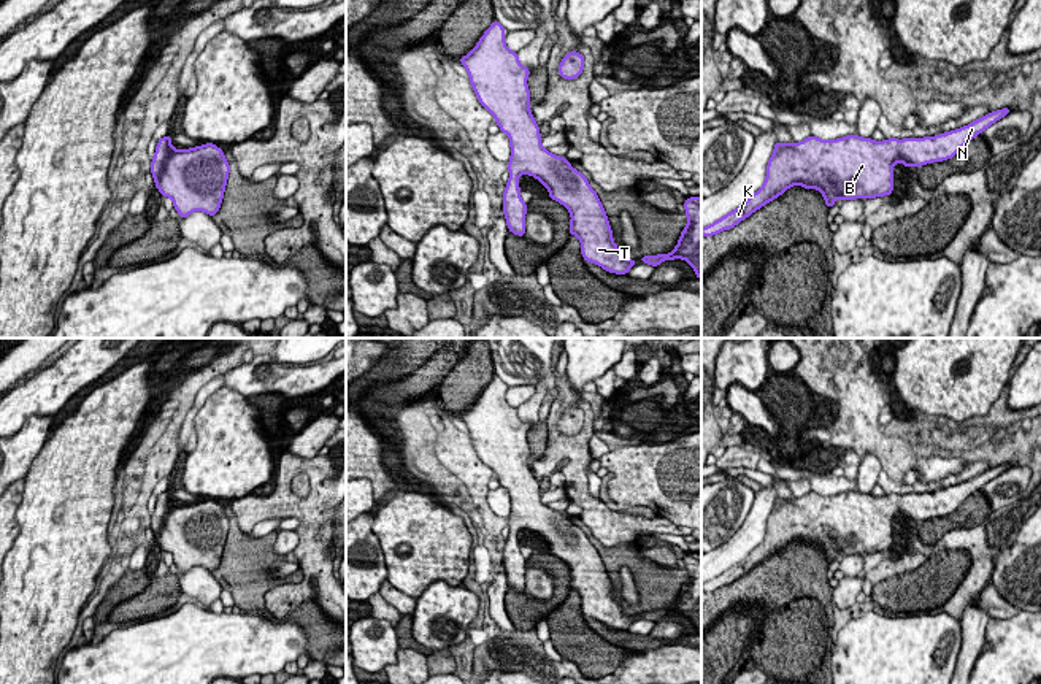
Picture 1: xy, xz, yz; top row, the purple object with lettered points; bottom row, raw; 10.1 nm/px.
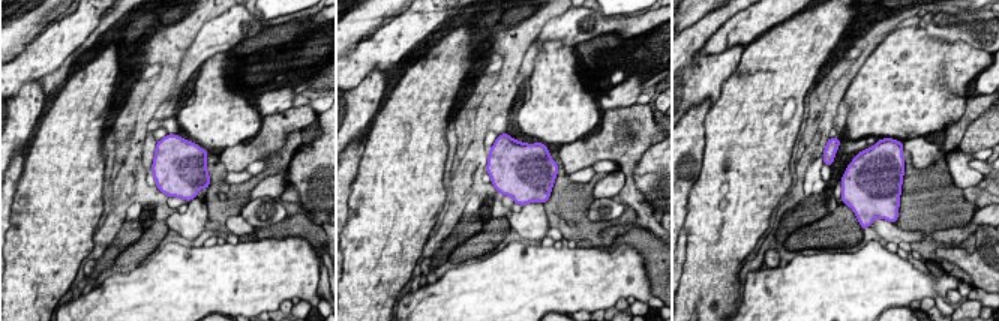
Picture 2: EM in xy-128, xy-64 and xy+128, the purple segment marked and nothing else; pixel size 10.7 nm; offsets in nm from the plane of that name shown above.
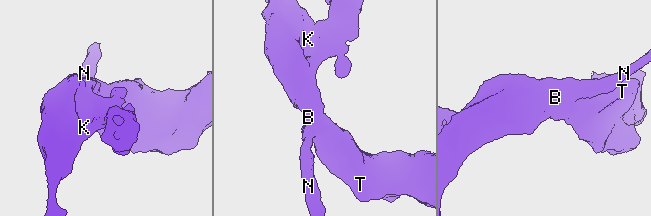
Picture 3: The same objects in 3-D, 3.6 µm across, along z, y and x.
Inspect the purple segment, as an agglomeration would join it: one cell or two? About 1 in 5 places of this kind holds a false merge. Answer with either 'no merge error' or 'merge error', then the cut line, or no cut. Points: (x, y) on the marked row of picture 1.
no merge error | no cut

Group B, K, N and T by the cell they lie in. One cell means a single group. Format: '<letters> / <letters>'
B K N T

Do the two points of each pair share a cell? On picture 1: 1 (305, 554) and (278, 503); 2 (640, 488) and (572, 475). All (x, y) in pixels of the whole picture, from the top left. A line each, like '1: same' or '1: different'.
1: same
2: different

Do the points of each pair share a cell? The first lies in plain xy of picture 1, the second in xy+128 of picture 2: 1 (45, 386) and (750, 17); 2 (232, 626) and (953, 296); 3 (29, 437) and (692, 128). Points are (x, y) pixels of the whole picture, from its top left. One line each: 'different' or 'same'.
1: same
2: different
3: different

